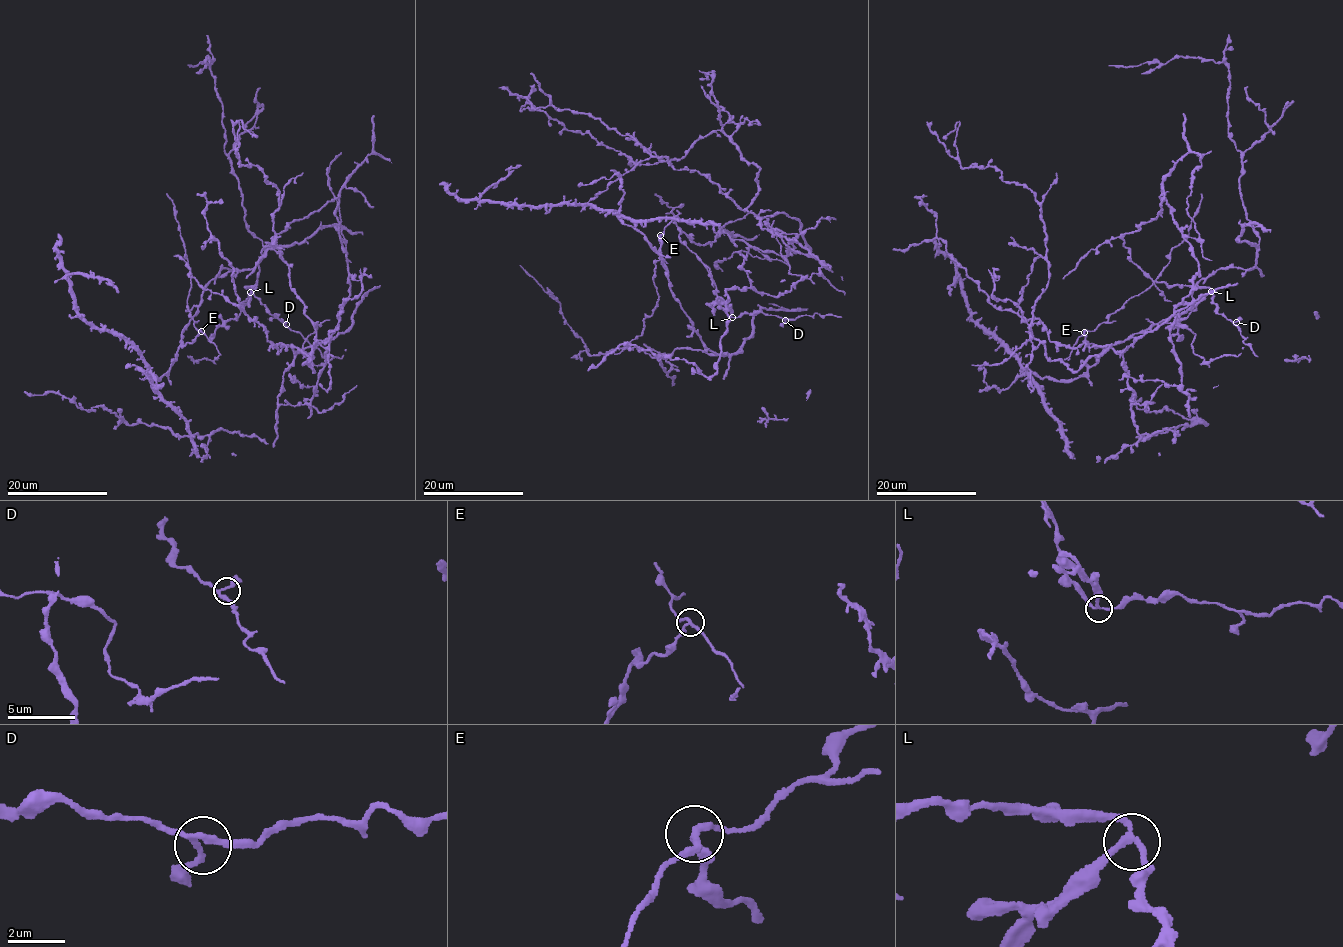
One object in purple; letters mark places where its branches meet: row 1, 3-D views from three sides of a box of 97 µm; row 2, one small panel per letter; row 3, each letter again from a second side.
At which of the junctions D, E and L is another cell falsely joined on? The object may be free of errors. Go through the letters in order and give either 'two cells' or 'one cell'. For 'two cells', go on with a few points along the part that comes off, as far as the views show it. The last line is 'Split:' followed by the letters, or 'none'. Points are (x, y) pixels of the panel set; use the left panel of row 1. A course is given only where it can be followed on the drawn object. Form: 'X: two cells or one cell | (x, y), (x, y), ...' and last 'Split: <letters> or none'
D: one cell
E: two cells | (200, 331), (196, 330), (187, 308), (191, 283), (188, 262), (173, 200), (167, 194)
L: one cell
Split: E

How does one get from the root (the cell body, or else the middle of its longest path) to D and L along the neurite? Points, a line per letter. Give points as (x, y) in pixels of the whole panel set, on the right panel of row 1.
D: (1123, 239), (1131, 260), (1150, 278), (1169, 285), (1206, 286), (1213, 294), (1218, 312), (1236, 322)
L: (1123, 239), (1131, 260), (1153, 280), (1169, 285), (1206, 286), (1211, 291)

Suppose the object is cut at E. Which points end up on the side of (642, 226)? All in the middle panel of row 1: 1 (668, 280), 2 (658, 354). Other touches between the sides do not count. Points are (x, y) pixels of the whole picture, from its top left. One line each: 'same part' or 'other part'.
1: same part
2: same part

